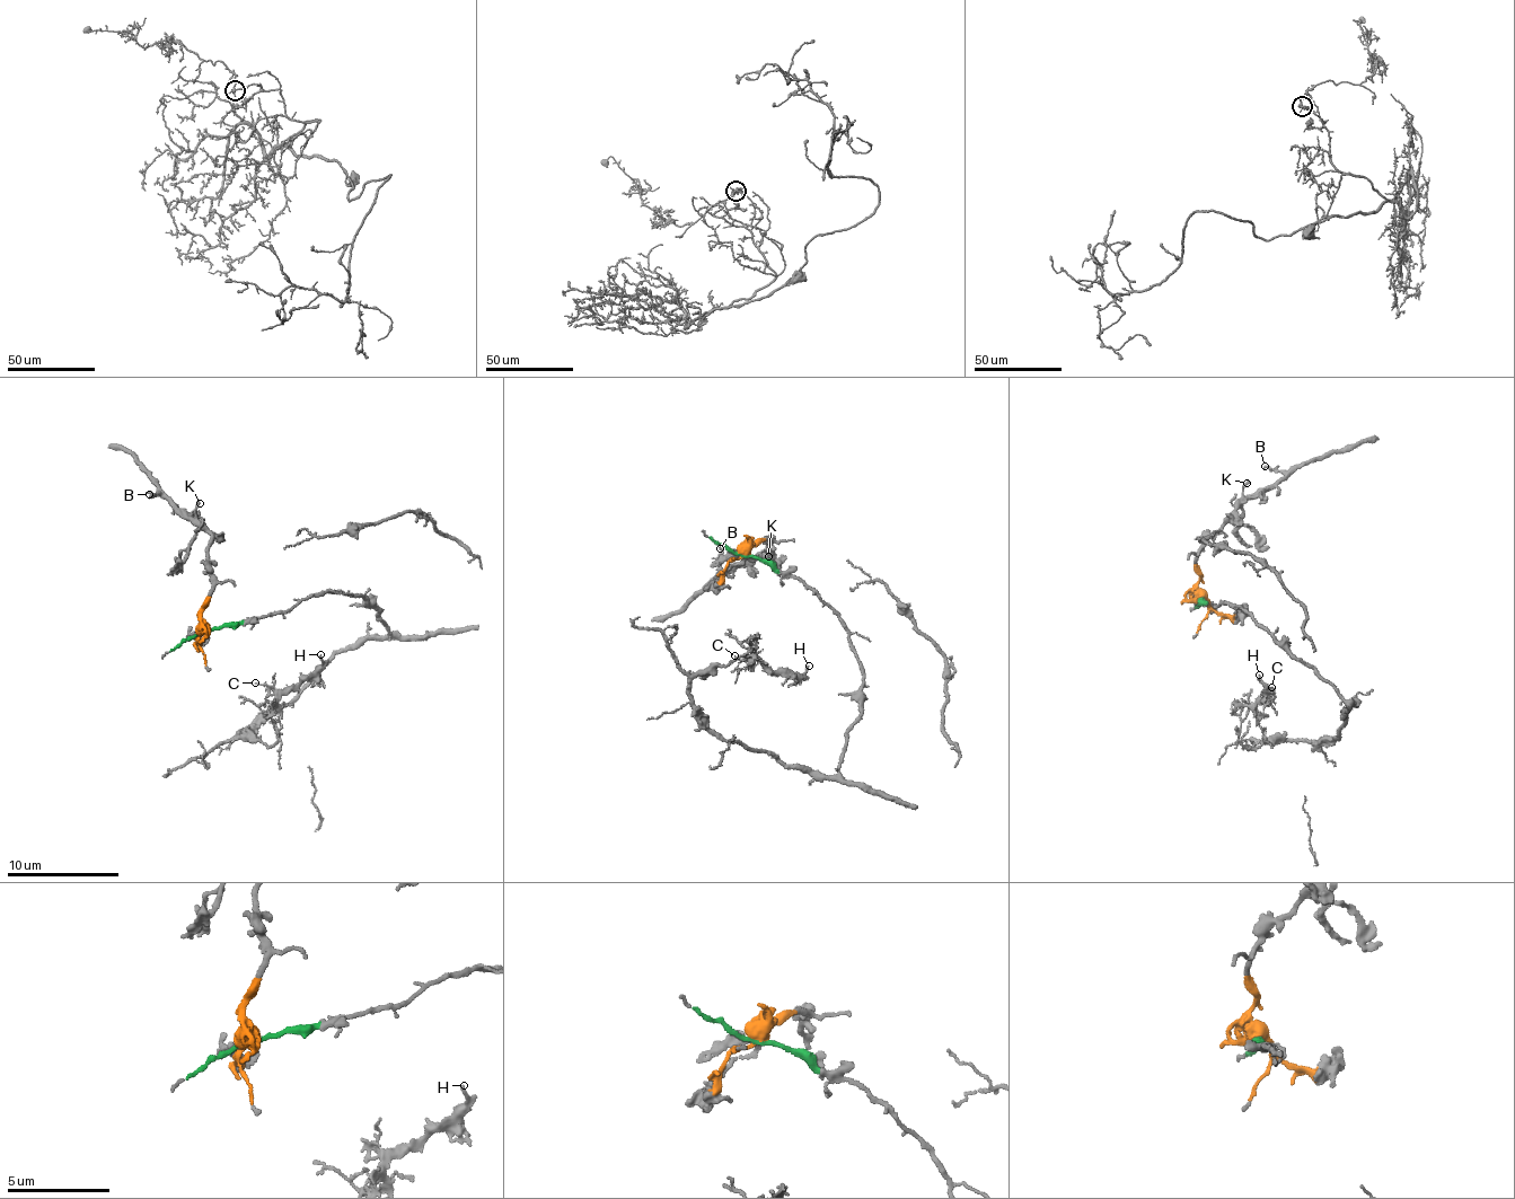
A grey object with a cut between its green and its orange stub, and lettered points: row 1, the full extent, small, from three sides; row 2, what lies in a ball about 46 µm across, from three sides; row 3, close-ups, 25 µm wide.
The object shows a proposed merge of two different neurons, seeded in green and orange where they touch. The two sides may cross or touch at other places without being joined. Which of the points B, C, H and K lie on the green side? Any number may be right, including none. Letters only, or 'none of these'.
C, H

